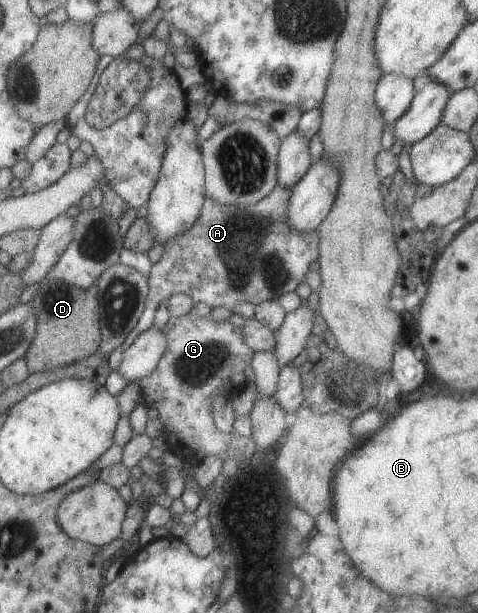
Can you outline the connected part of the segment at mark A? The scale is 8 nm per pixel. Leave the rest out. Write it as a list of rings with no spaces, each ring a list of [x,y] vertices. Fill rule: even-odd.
[[[276,184],[268,195],[252,205],[218,205],[208,197],[203,201],[200,213],[190,228],[170,238],[164,244],[161,258],[149,269],[149,290],[145,297],[145,310],[138,318],[134,329],[121,343],[123,351],[133,344],[136,336],[153,323],[155,309],[171,295],[185,293],[192,301],[202,302],[206,307],[232,307],[241,301],[252,305],[277,300],[282,294],[294,292],[300,282],[304,282],[308,265],[319,258],[319,231],[295,232],[287,223],[287,209],[291,188]]]

